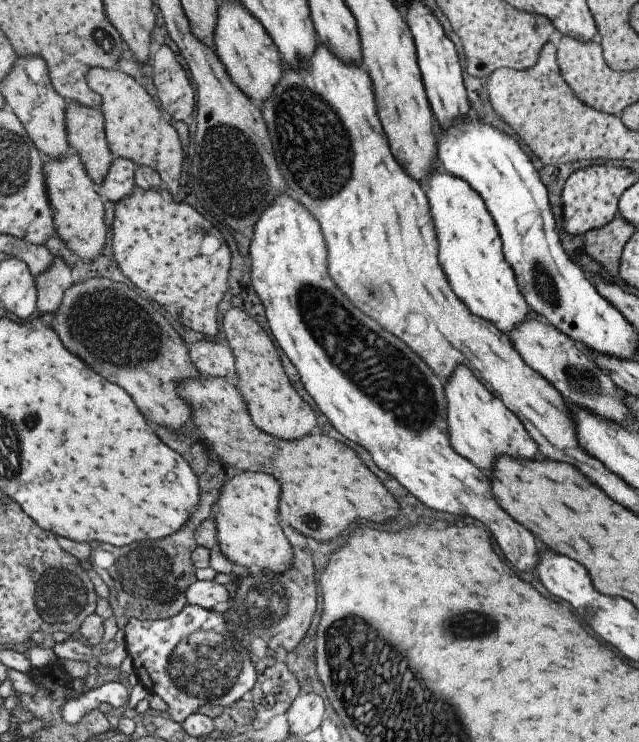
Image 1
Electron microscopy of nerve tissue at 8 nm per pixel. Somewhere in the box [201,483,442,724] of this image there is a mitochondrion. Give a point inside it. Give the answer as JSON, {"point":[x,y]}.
{"point":[265,603]}

